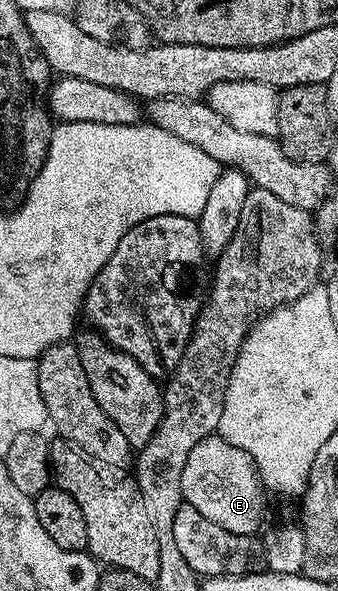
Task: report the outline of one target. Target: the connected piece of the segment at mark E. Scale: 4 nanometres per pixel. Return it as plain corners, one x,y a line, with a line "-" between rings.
219,434
208,436
191,450
180,478
180,488
181,497
187,504
193,506
203,517
210,518
217,526
222,526
223,530
244,536
256,535
260,531
258,528
265,516
267,490
258,474
258,467
251,454
231,445

